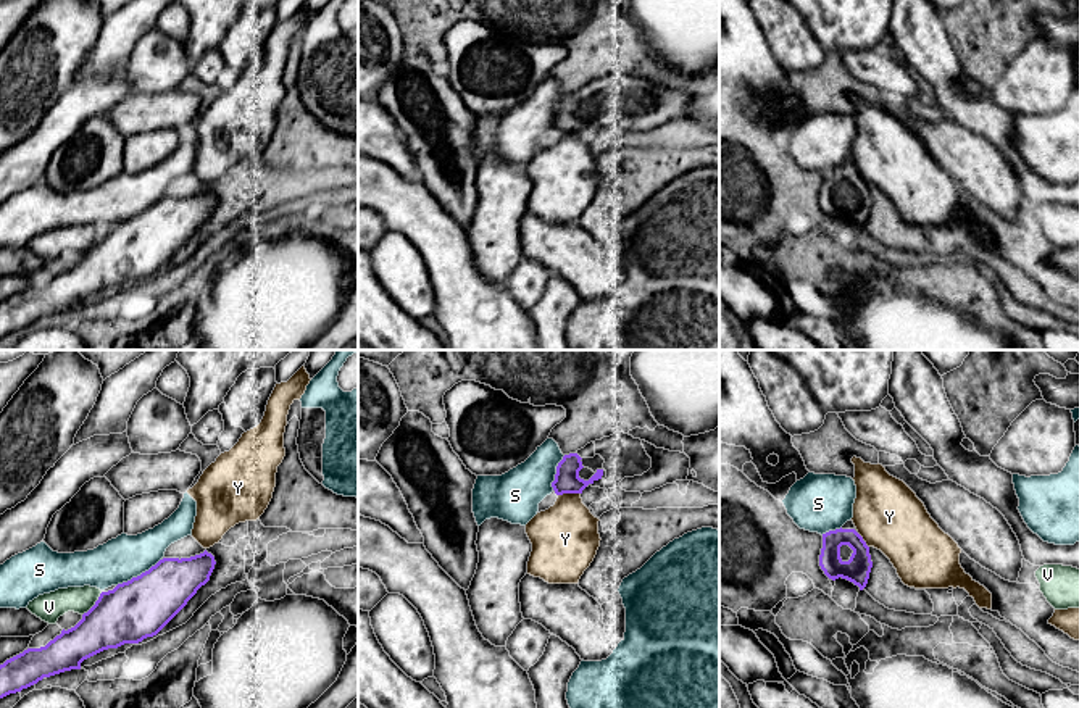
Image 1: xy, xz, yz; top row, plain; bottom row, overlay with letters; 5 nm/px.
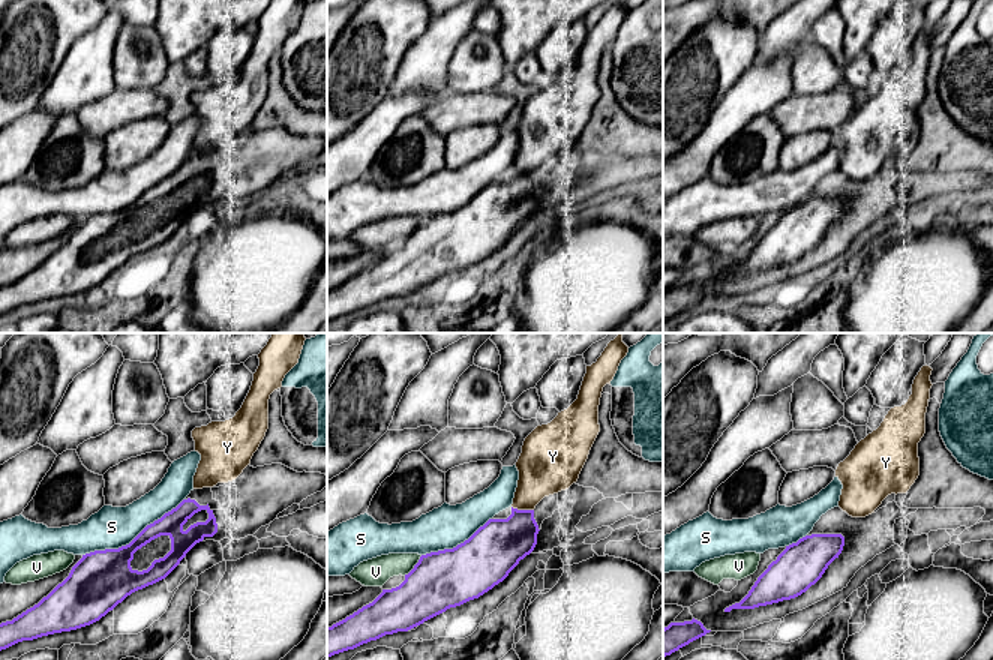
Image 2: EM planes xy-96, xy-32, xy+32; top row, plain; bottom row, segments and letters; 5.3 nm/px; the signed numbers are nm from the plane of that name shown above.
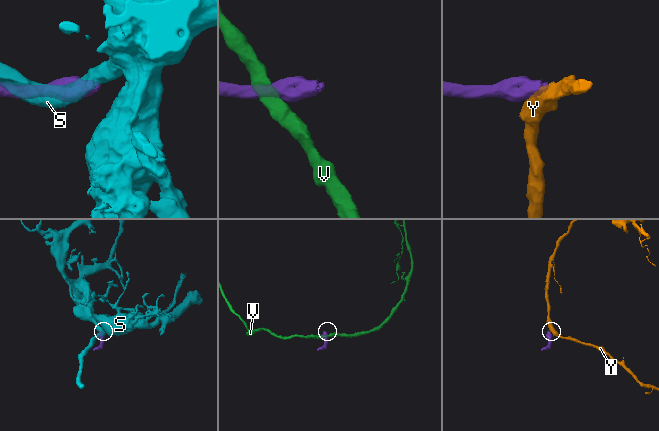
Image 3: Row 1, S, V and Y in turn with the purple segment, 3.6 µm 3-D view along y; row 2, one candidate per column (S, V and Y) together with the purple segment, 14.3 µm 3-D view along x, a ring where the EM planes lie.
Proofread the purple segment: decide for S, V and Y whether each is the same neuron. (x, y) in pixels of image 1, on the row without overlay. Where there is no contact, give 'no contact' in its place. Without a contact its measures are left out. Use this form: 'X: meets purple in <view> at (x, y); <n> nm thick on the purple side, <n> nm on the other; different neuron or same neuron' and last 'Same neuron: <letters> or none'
S: meets purple in xy at (141, 213); 300 nm thick on the purple side, 220 nm on the other; different neuron
V: meets purple in xy at (95, 242); 300 nm thick on the purple side, 140 nm on the other; different neuron
Y: meets purple in xz at (568, 131); 130 nm thick on the purple side, 340 nm on the other; different neuron
Same neuron: none

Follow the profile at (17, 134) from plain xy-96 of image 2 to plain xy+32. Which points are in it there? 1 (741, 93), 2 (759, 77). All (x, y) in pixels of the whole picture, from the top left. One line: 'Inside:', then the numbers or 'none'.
Inside: 1, 2

